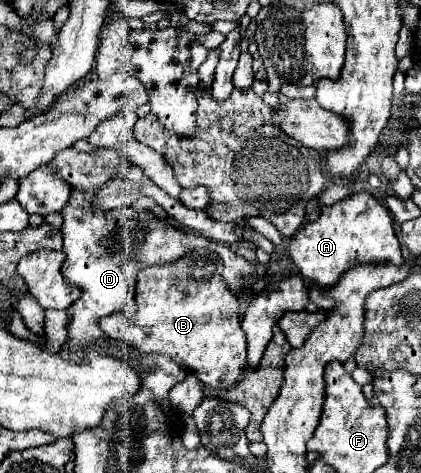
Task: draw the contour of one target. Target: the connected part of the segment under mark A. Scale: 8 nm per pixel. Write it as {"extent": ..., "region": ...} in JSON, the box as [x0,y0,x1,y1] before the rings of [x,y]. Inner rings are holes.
{"extent":[289,192,403,288],"region":[[[367,192],[353,194],[333,206],[323,206],[321,216],[291,238],[289,254],[301,270],[301,276],[323,288],[337,284],[347,268],[351,270],[357,264],[403,264],[401,246],[393,230],[393,218],[389,210],[385,210],[381,202]]]}

